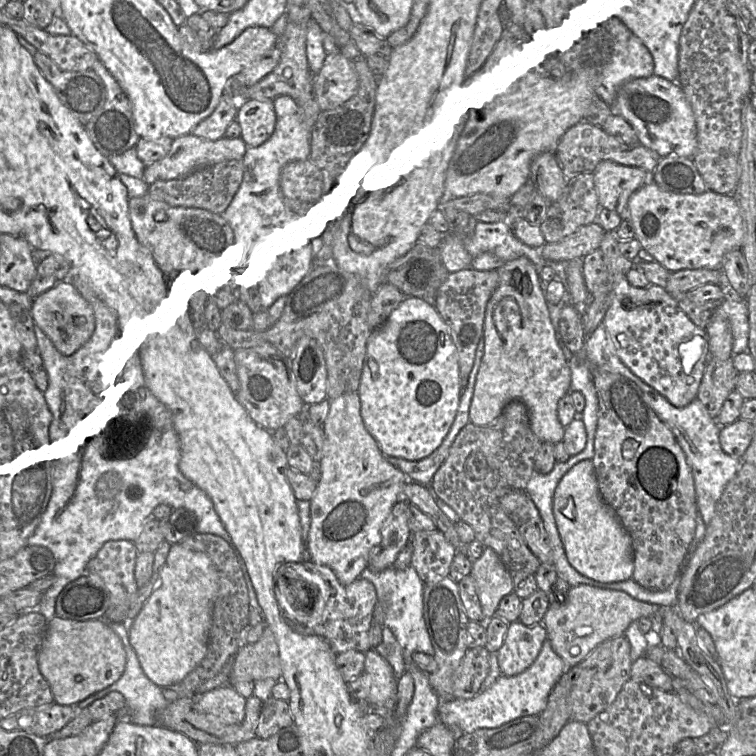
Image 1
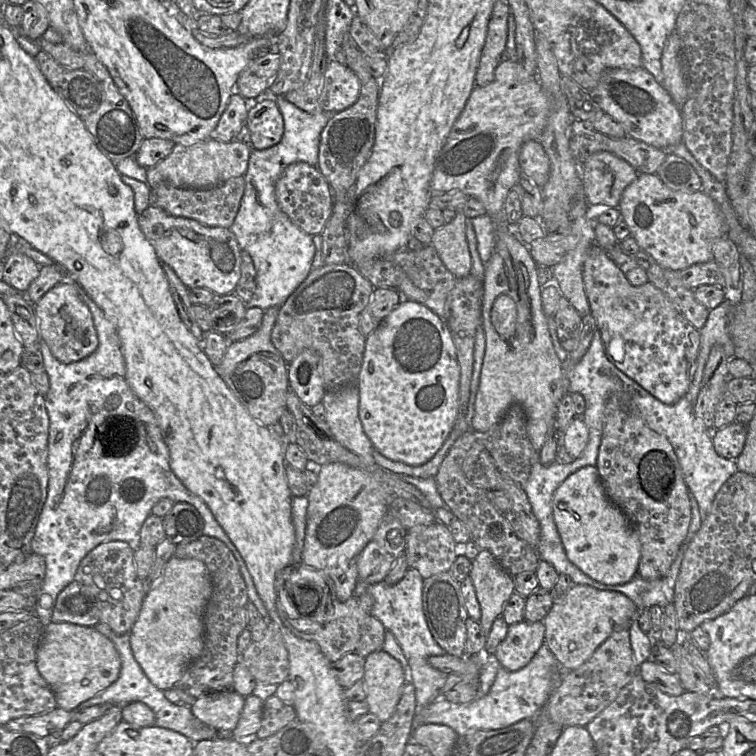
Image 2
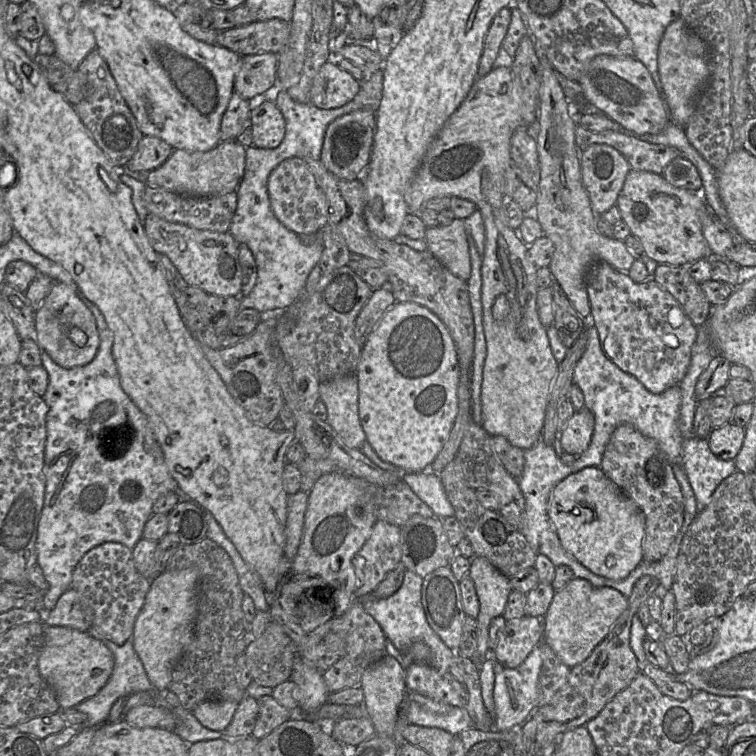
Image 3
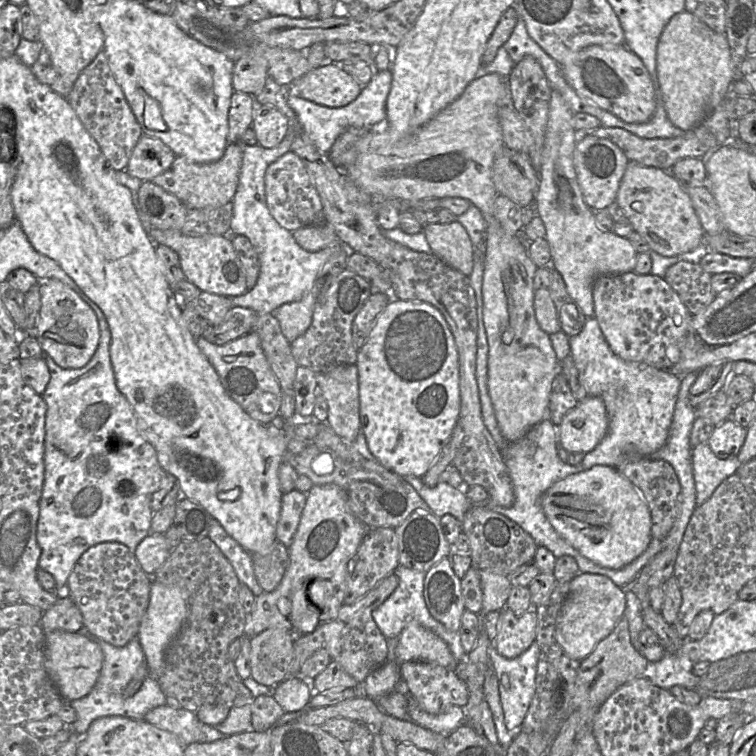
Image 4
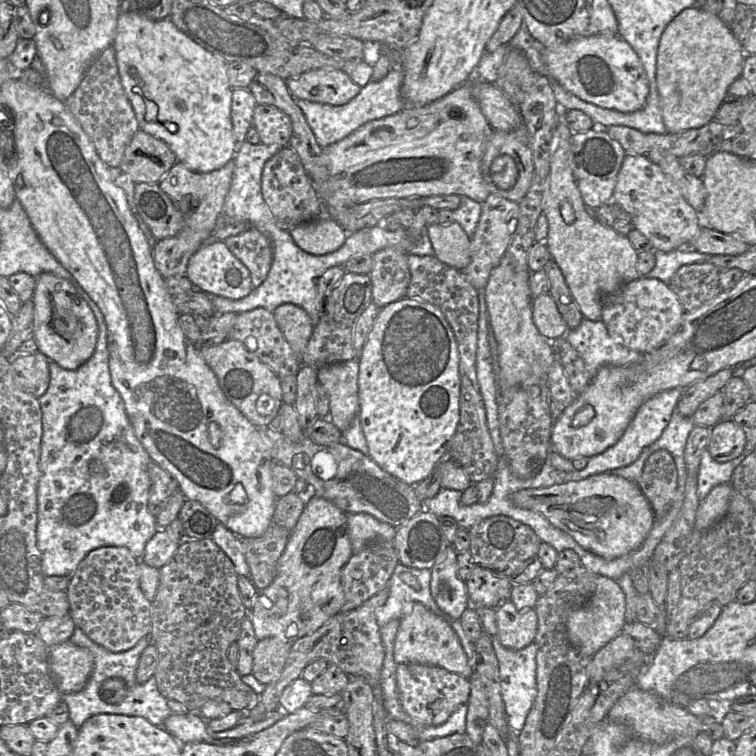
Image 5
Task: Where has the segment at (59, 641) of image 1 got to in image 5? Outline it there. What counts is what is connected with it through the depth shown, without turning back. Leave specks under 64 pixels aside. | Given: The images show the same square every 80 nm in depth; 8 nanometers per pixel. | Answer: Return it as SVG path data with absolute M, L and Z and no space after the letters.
M69 640L49 649L49 665L62 694L84 689L94 668L94 658L85 648Z

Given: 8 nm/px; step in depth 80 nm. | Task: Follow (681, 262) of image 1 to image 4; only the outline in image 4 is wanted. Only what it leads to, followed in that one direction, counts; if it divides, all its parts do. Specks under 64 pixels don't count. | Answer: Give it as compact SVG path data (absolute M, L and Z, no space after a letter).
M628 161L616 202L629 224L654 251L665 257L697 254L704 249L705 233L691 199L669 172Z

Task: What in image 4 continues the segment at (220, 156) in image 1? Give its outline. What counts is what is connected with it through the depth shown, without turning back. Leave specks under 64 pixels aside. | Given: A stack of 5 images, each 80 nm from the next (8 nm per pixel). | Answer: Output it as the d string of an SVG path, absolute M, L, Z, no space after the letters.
M228 143L223 156L211 163L194 163L176 156L171 167L153 178L152 182L174 195L189 208L217 208L232 201L242 164L242 143Z

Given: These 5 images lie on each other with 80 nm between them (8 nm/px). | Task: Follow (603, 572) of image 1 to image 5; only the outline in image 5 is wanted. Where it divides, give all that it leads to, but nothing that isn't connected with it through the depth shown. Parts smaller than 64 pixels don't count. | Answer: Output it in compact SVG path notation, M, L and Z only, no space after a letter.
M604 472L578 481L543 488L527 488L512 495L513 503L543 514L579 545L605 559L623 556L642 545L655 521L646 497L633 481Z

